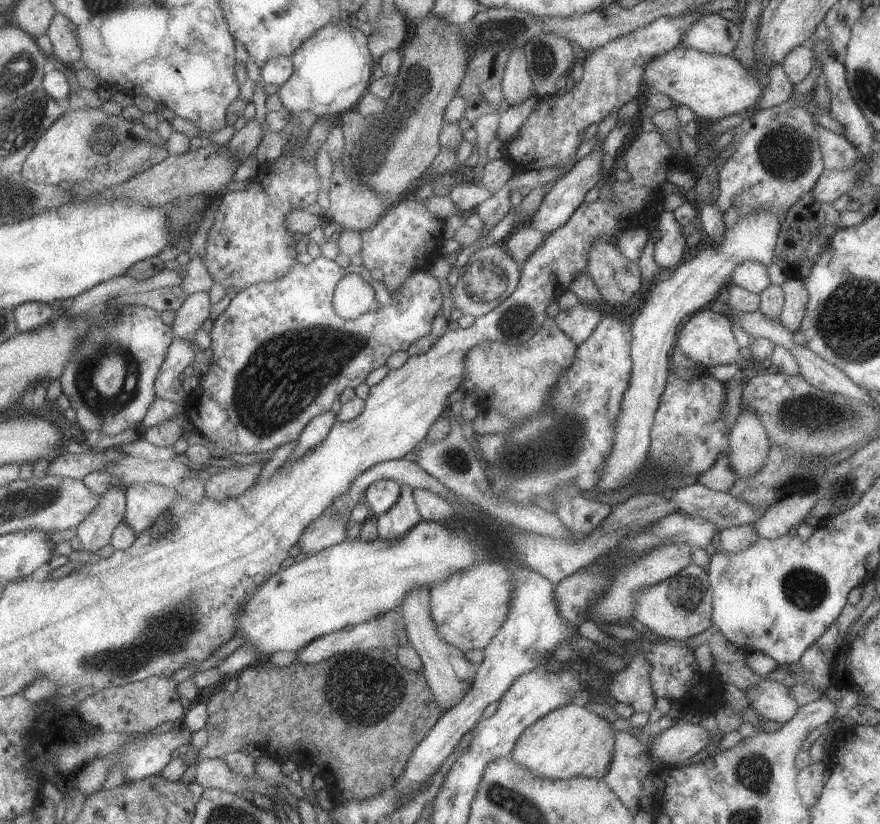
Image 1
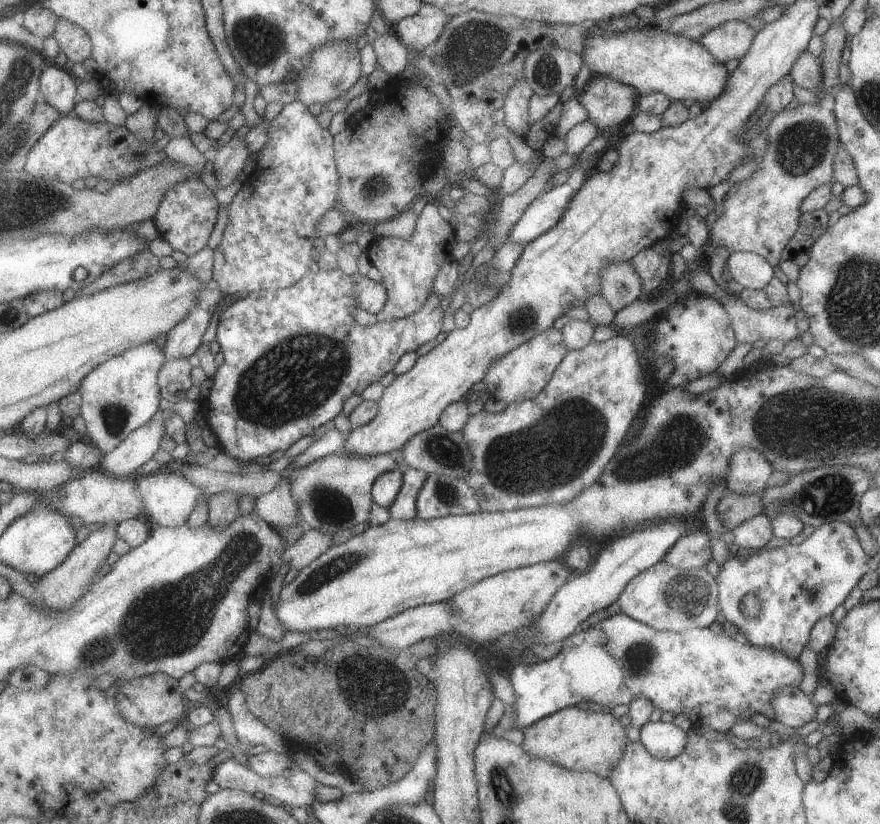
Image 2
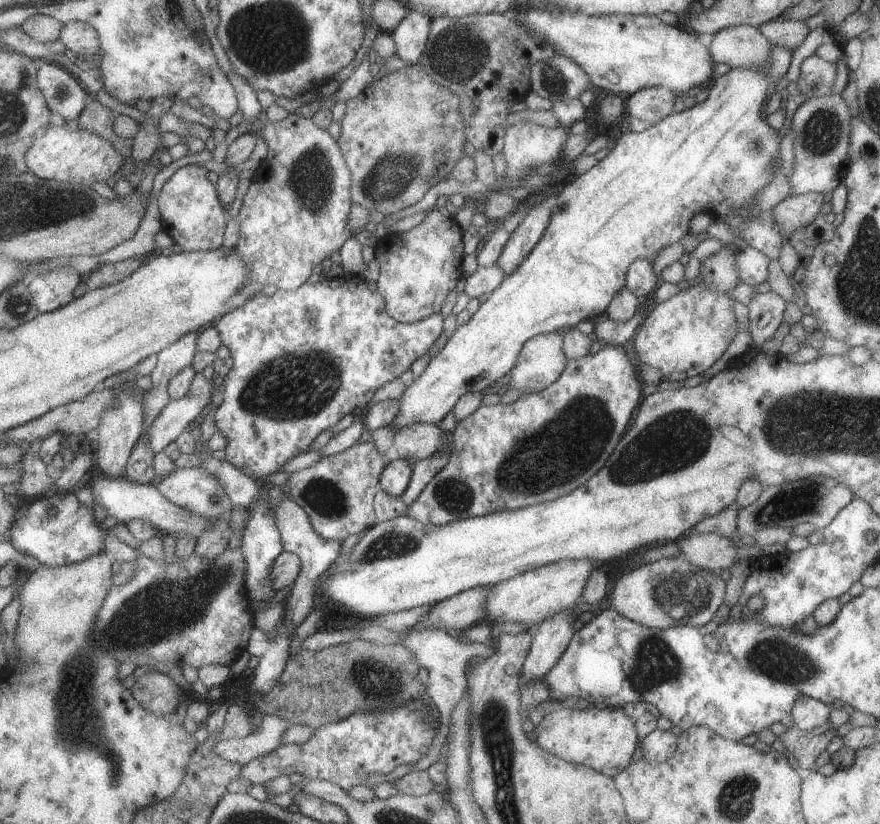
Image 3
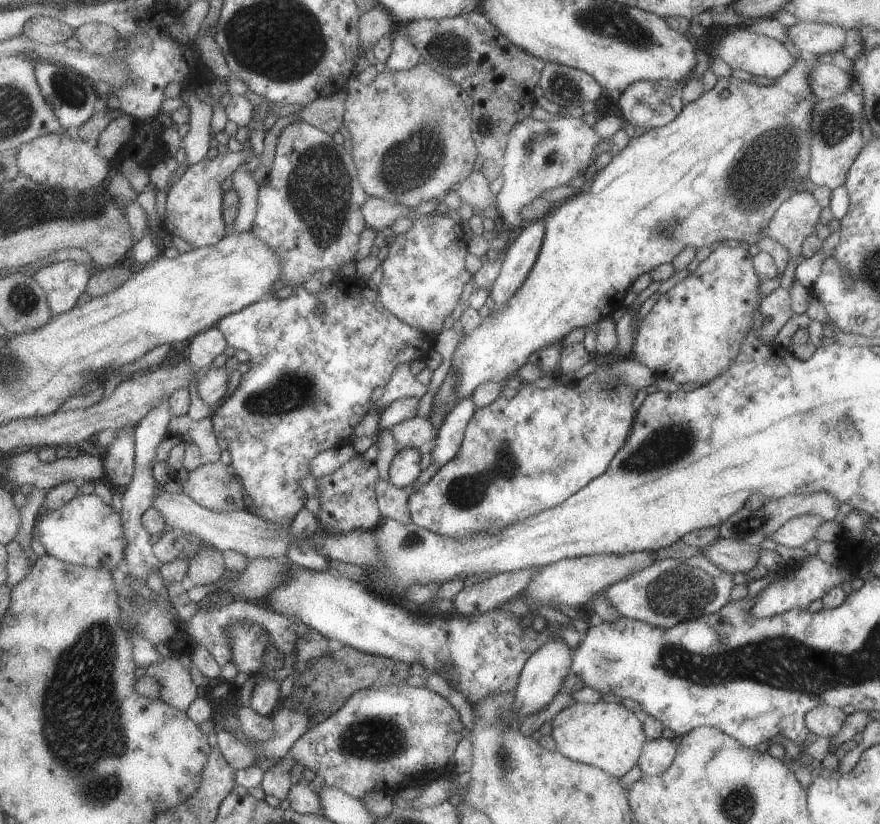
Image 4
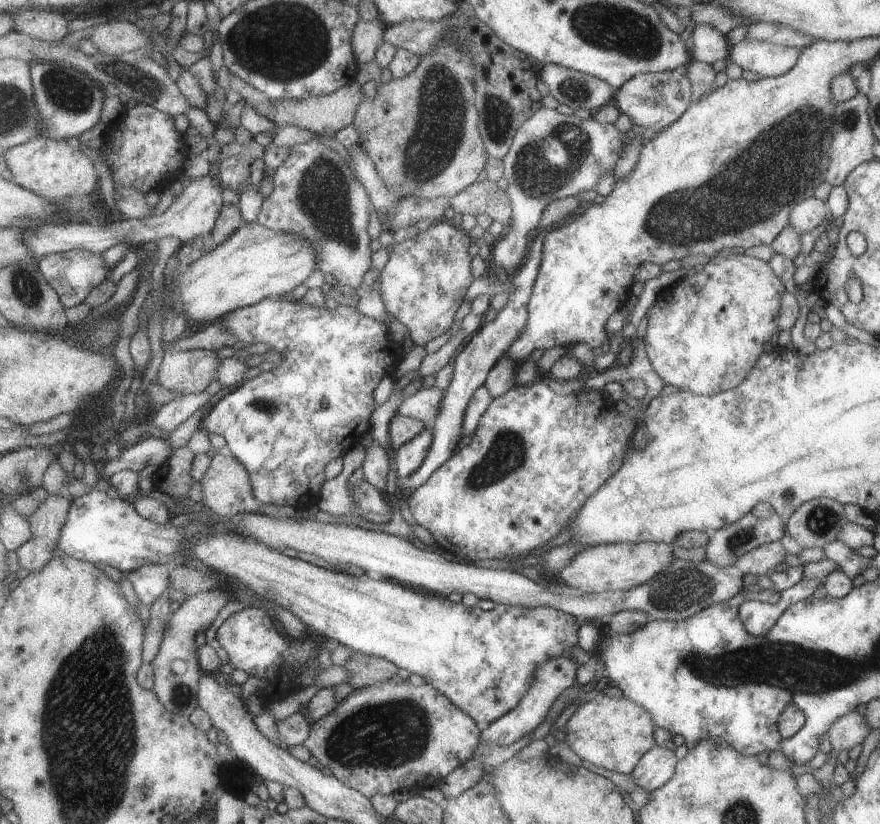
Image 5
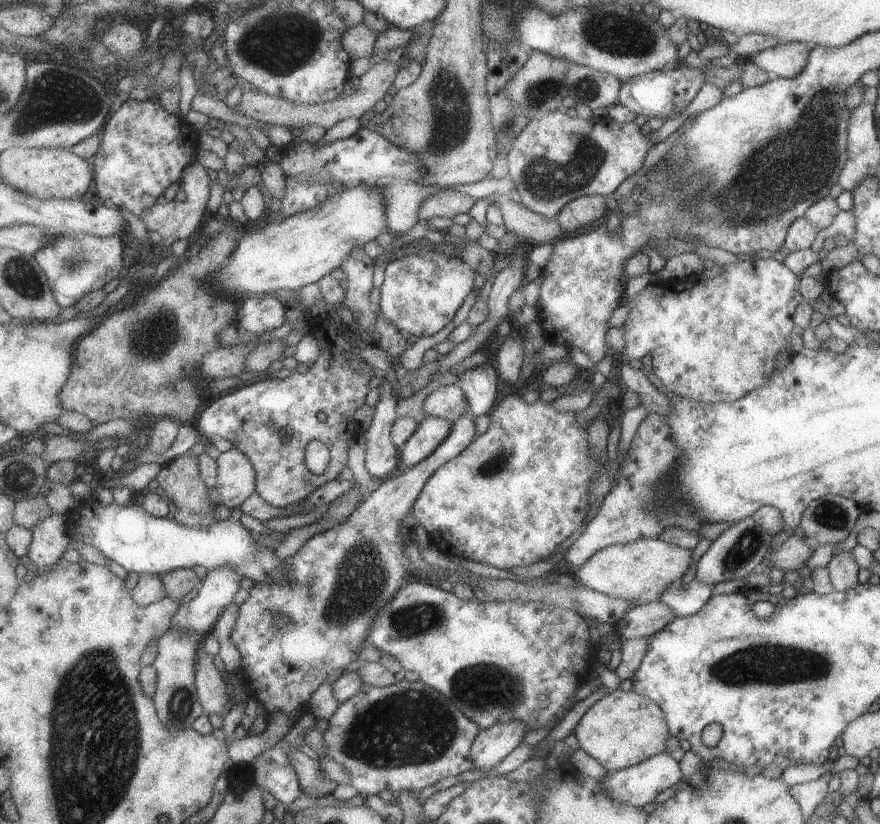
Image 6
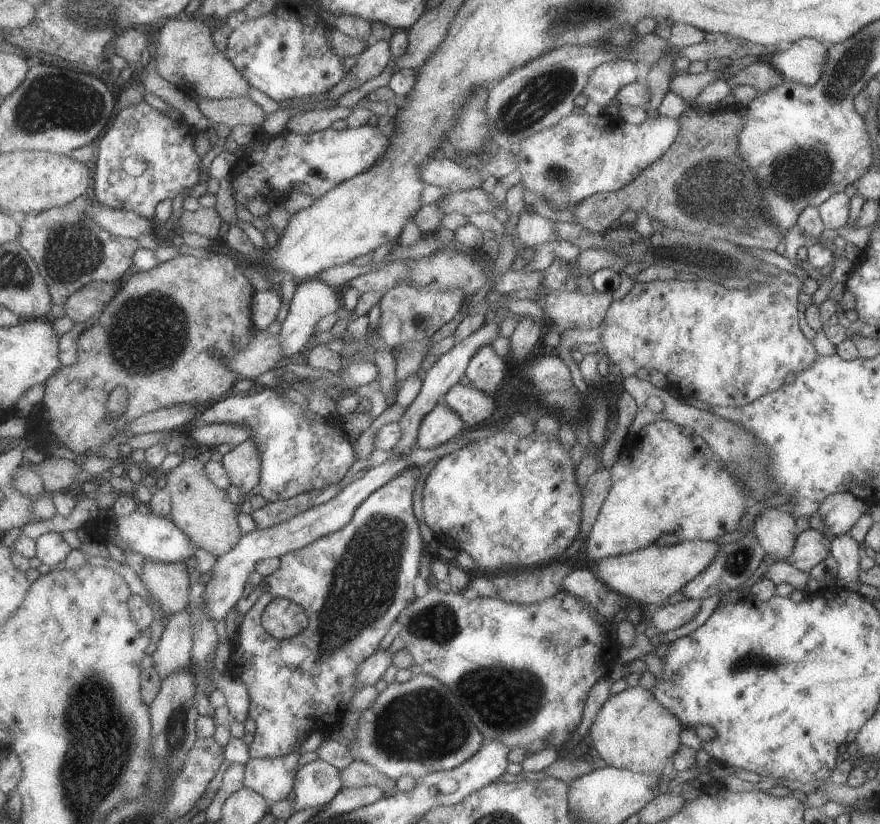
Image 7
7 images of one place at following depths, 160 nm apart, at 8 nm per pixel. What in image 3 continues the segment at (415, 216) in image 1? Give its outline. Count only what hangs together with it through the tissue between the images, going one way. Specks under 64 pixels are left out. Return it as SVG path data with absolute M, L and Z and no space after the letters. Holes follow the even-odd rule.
M432 208L426 219L418 226L404 234L388 236L375 246L375 258L380 263L380 277L378 290L381 290L386 301L389 316L400 323L420 322L437 312L441 313L443 304L451 290L457 288L459 280L464 276L463 260L465 259L465 244L463 244L464 230L454 217L443 216L439 210Z

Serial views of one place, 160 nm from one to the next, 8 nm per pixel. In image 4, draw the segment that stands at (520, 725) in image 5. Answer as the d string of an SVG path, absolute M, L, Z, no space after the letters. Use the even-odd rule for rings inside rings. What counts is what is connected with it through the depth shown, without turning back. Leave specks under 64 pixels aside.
M549 639L545 641L524 664L523 670L520 672L519 683L514 690L516 716L519 722L533 713L539 712L540 709L546 707L553 697L563 691L563 680L570 673L570 664L572 661L572 649L567 644L563 644L561 640L553 641Z

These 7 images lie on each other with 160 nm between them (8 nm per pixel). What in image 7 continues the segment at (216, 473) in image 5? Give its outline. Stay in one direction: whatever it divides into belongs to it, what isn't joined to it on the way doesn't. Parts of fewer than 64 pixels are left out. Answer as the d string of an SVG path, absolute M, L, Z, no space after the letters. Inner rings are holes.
M249 439L236 446L231 452L223 456L223 464L227 467L232 478L233 486L240 488L244 494L253 490L255 486L260 486L262 479L261 453L255 439Z

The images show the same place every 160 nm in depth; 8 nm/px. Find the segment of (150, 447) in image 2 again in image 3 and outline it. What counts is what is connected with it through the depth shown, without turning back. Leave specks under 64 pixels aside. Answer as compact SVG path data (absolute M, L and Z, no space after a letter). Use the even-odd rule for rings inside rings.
M197 373L191 391L181 399L172 399L155 424L147 432L149 446L155 454L164 452L171 442L177 441L191 424L213 400L213 391L217 388L212 380Z

